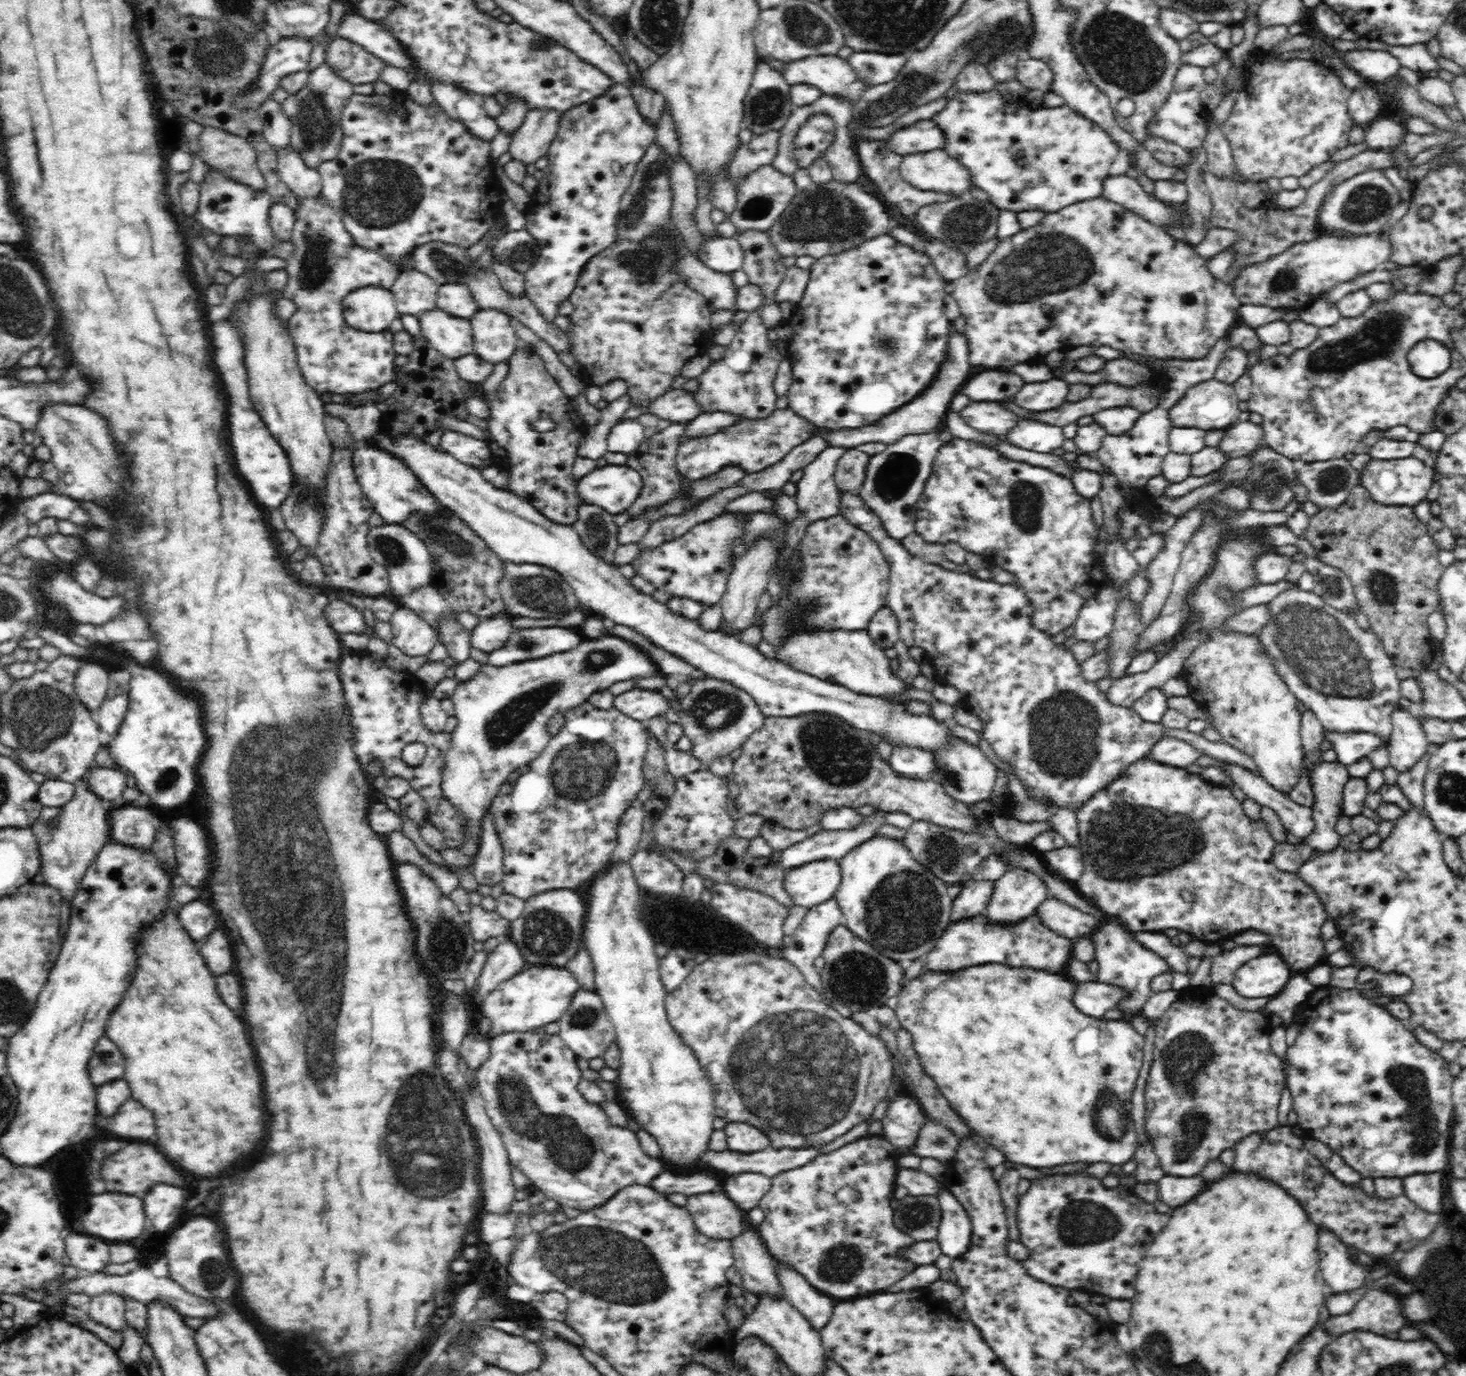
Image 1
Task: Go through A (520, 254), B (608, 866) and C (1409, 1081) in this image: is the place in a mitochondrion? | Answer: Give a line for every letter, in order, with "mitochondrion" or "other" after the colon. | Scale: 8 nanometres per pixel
A: mitochondrion
B: other
C: mitochondrion

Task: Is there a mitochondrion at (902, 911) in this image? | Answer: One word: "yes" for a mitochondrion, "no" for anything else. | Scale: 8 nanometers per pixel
yes

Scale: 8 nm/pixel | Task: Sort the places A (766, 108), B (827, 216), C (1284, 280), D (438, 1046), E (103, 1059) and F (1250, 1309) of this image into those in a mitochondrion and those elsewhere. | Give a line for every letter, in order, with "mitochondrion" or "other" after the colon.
A: mitochondrion
B: mitochondrion
C: mitochondrion
D: other
E: mitochondrion
F: other

